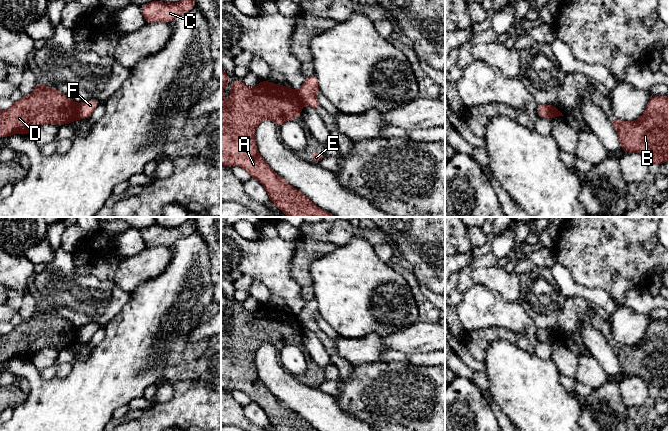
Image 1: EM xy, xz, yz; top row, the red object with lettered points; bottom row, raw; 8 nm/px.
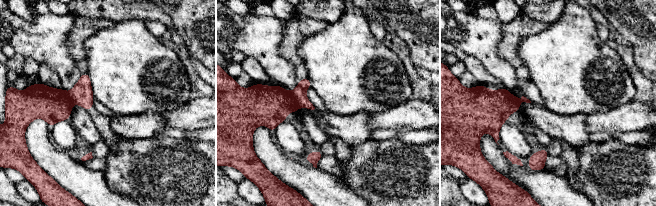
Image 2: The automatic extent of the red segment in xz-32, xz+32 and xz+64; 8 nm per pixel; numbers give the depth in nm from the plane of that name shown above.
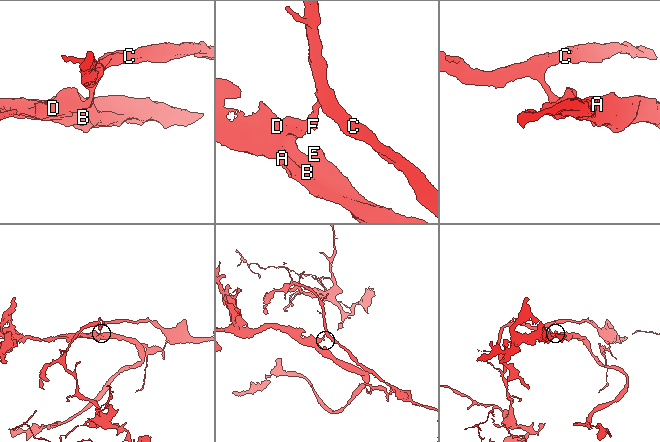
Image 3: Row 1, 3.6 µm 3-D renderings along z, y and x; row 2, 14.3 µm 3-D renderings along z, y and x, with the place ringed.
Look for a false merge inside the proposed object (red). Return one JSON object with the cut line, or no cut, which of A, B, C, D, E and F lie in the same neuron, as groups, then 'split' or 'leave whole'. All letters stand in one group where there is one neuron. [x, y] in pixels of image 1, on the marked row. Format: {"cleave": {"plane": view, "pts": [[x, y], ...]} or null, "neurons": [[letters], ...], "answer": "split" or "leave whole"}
{"cleave": {"plane": "xy", "pts": [[77, 104], [78, 118]]}, "neurons": [["A", "B", "D", "E"], ["C", "F"]], "answer": "split"}

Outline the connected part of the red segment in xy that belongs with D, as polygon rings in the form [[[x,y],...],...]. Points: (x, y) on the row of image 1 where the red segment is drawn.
[[[36,84],[33,92],[14,102],[7,110],[0,110],[0,137],[13,134],[30,134],[44,124],[63,124],[75,122],[78,119],[78,104],[57,88],[49,88],[44,84]]]

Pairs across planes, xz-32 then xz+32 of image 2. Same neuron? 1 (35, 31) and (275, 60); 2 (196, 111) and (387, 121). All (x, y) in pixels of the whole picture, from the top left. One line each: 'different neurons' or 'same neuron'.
1: same neuron
2: same neuron

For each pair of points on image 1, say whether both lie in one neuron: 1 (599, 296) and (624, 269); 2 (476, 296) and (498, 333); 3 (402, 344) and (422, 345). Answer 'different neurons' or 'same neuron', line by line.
1: different neurons
2: different neurons
3: same neuron

